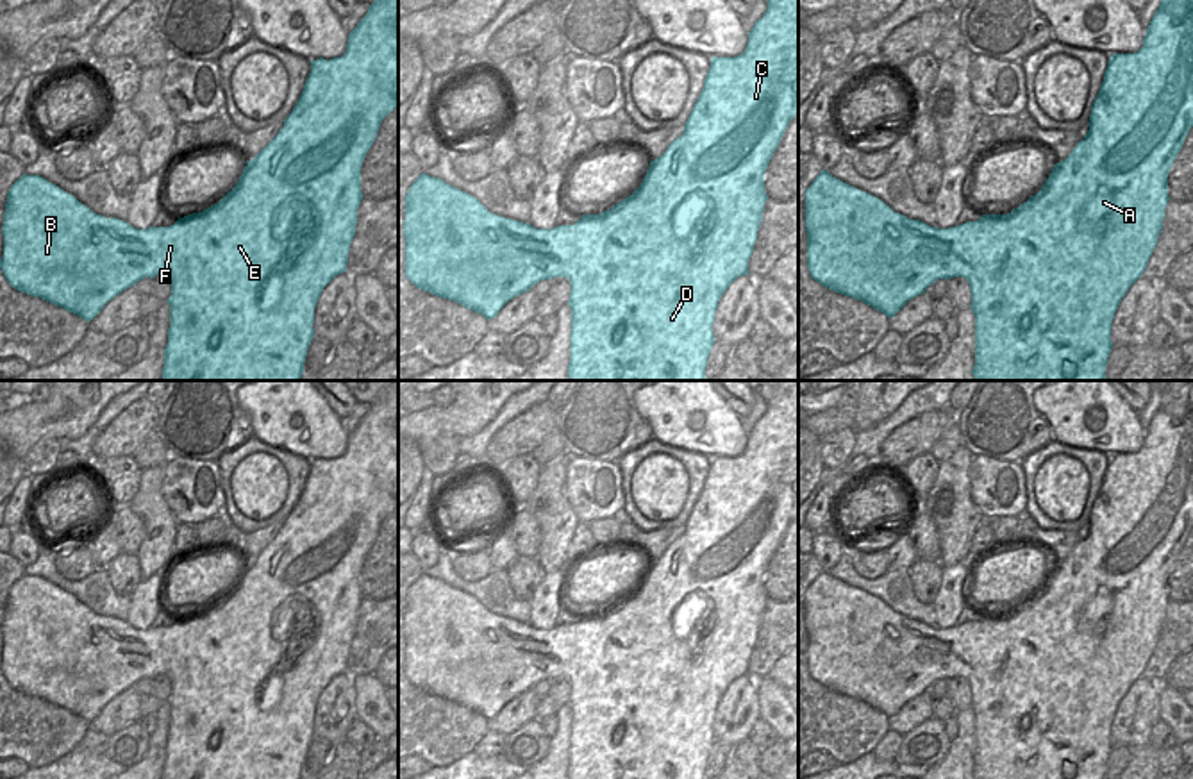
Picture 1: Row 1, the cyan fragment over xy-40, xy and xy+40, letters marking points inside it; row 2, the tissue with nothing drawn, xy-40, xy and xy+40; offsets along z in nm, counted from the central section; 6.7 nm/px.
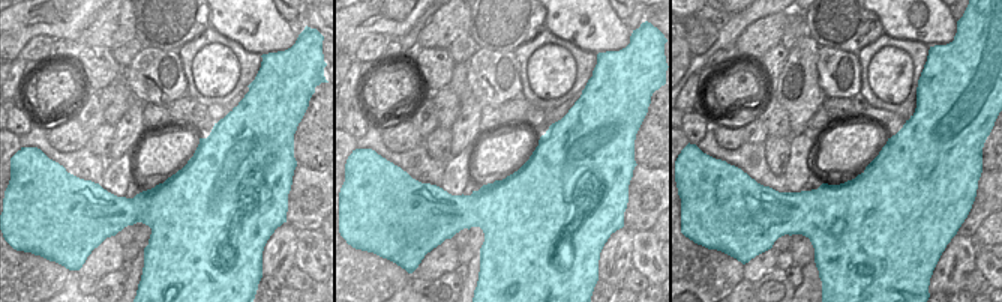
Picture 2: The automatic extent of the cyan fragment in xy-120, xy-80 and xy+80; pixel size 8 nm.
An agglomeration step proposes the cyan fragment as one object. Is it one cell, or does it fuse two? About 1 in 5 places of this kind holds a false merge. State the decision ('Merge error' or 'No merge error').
No merge error.

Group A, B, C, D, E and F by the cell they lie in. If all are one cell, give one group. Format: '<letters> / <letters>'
A B C D E F

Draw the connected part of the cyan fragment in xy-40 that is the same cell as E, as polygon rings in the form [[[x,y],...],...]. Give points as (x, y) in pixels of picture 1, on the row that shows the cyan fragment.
[[[375,0],[366,16],[348,34],[346,52],[330,61],[320,57],[311,61],[311,73],[305,80],[304,91],[284,120],[279,134],[252,159],[238,180],[238,184],[214,205],[202,213],[193,213],[170,227],[134,229],[123,220],[105,218],[93,213],[80,204],[73,195],[63,191],[59,186],[48,182],[39,175],[21,175],[7,193],[4,213],[4,255],[0,268],[7,282],[30,297],[39,297],[54,306],[59,306],[86,322],[91,322],[104,306],[116,295],[134,286],[138,281],[155,275],[168,275],[171,281],[170,304],[170,329],[168,345],[164,348],[163,381],[300,381],[307,348],[314,338],[314,307],[323,288],[339,273],[346,272],[350,243],[355,236],[357,209],[363,200],[361,191],[361,166],[371,148],[382,120],[398,105],[398,0]]]

